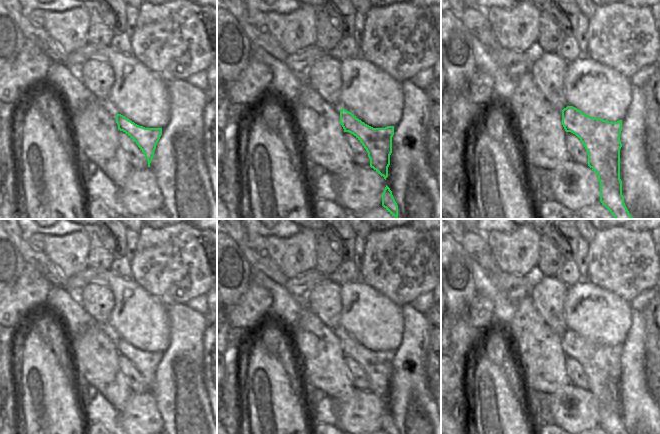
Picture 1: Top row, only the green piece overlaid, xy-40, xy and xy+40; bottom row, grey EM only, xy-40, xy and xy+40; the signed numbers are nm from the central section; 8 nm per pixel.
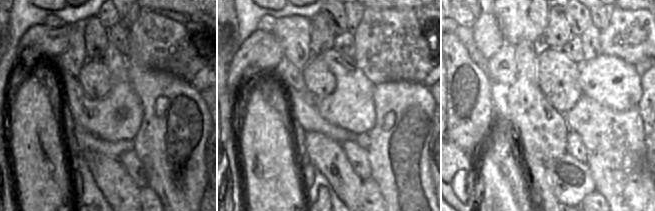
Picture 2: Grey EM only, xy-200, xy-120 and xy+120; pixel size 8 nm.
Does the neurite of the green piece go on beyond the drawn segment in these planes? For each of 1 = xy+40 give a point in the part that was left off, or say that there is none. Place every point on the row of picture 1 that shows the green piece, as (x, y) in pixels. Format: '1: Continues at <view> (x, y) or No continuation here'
1: No continuation here.

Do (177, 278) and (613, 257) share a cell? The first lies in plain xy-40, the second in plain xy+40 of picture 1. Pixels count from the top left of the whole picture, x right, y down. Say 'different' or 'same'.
same

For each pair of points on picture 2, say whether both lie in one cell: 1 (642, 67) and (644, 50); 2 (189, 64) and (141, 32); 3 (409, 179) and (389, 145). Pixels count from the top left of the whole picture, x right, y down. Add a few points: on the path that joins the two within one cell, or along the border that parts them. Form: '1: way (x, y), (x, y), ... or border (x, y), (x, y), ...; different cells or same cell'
1: border (644, 59), (635, 64); different cells
2: way (177, 57), (163, 45), (153, 40); same cell
3: way (402, 171), (397, 153); same cell

